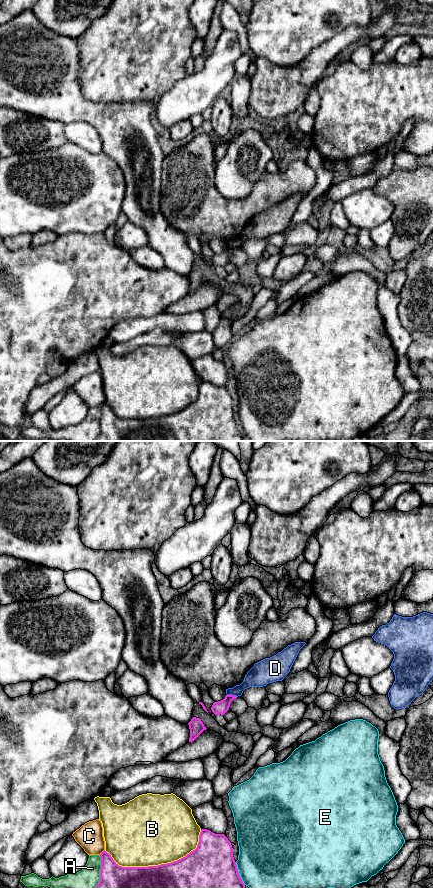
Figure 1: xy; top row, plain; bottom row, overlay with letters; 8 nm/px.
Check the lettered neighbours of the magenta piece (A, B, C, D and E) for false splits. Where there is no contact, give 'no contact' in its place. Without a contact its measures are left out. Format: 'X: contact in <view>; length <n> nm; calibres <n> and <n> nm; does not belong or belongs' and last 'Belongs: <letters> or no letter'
A: contact in xy; length 280 nm; calibres 360 and 260 nm; does not belong
B: contact in xy; length 800 nm; calibres 440 and 500 nm; does not belong
C: contact in xy; length 60 nm; calibres 240 and 220 nm; does not belong
D: contact in xy; length 90 nm; calibres 110 and 160 nm; does not belong
E: contact in xy; length 200 nm; calibres 500 and 480 nm; does not belong
Belongs: no letter

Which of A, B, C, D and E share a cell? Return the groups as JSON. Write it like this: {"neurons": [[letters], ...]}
{"neurons": [["A"], ["B"], ["C"], ["D"], ["E"]]}

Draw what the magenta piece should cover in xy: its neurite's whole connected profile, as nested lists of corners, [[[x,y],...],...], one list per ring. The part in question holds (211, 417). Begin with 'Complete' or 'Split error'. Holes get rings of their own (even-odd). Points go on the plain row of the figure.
Complete. [[[201,381],[195,402],[171,415],[122,419],[105,402],[100,409],[100,433],[94,441],[246,441],[233,409],[231,394],[224,386],[207,381]]]

